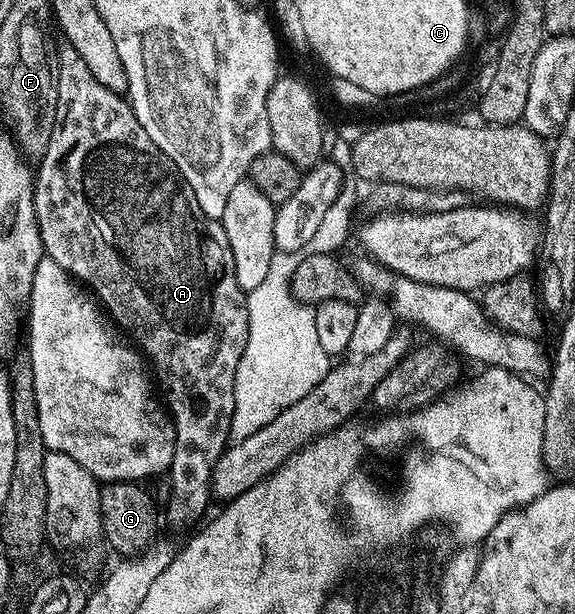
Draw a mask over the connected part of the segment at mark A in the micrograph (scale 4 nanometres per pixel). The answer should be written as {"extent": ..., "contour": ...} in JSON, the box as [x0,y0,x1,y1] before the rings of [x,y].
{"extent":[33,42,249,528],"contour":[[[65,42],[60,43],[60,48],[54,49],[53,63],[55,66],[55,89],[57,90],[55,121],[53,122],[53,130],[49,134],[49,142],[45,146],[42,156],[38,157],[37,171],[33,176],[35,182],[35,217],[41,234],[43,250],[46,259],[57,262],[57,266],[61,266],[70,276],[75,277],[80,284],[94,293],[107,315],[134,341],[138,351],[149,361],[150,367],[153,369],[154,379],[157,381],[158,391],[161,393],[162,403],[165,405],[171,421],[175,423],[175,449],[173,450],[173,462],[169,469],[171,493],[167,496],[167,520],[173,527],[183,528],[186,524],[193,523],[194,520],[201,519],[200,521],[202,521],[208,515],[208,513],[206,514],[207,503],[212,503],[213,500],[213,481],[217,458],[221,458],[221,454],[227,449],[231,440],[237,366],[241,354],[245,354],[245,346],[249,338],[247,293],[241,290],[241,286],[237,286],[237,270],[233,270],[233,250],[229,250],[229,238],[225,238],[222,223],[209,218],[205,214],[205,210],[201,210],[201,206],[197,206],[197,194],[193,194],[189,182],[185,182],[185,178],[177,170],[175,163],[164,152],[157,150],[153,138],[149,138],[149,134],[145,134],[141,122],[137,122],[137,114],[133,114],[130,103],[120,93],[101,86],[101,82],[97,82],[97,78],[93,78],[89,66],[85,66],[81,54],[77,54],[77,50],[73,50],[73,46],[69,46]]]}

